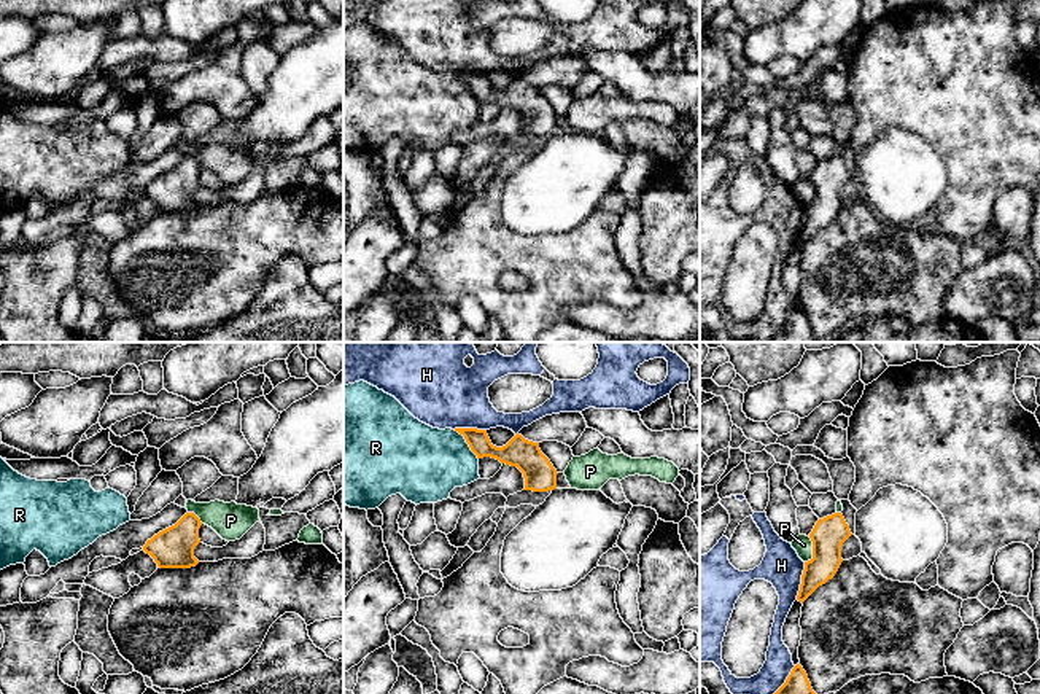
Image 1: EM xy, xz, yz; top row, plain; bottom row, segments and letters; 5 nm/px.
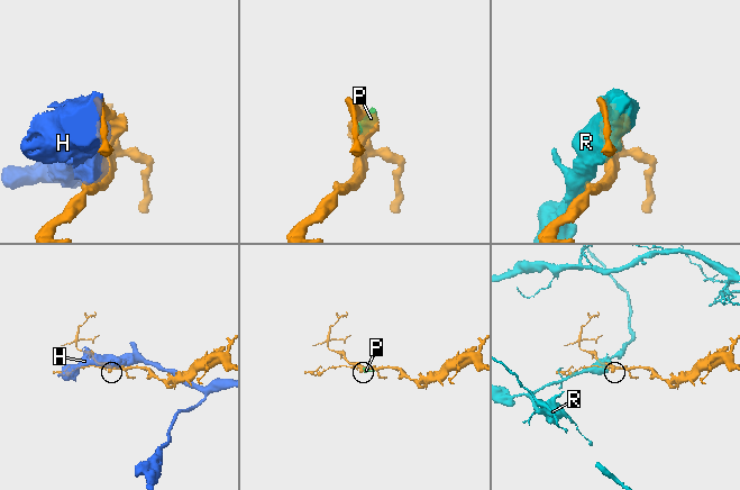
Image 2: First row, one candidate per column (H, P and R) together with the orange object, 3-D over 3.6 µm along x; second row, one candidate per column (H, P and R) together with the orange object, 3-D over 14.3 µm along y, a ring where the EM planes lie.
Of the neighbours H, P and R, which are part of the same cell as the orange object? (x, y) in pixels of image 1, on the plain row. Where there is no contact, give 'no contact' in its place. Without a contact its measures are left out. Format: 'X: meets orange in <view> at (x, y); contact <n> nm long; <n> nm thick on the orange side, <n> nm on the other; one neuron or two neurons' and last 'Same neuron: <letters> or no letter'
H: meets orange in yz at (802, 225); contact 200 nm long; 160 nm thick on the orange side, 200 nm on the other; two neurons
P: meets orange in yz at (813, 194); contact 140 nm long; 170 nm thick on the orange side, 90 nm on the other; two neurons
R: meets orange in xz at (466, 85); contact 200 nm long; 120 nm thick on the orange side, 380 nm on the other; two neurons
Same neuron: no letter

